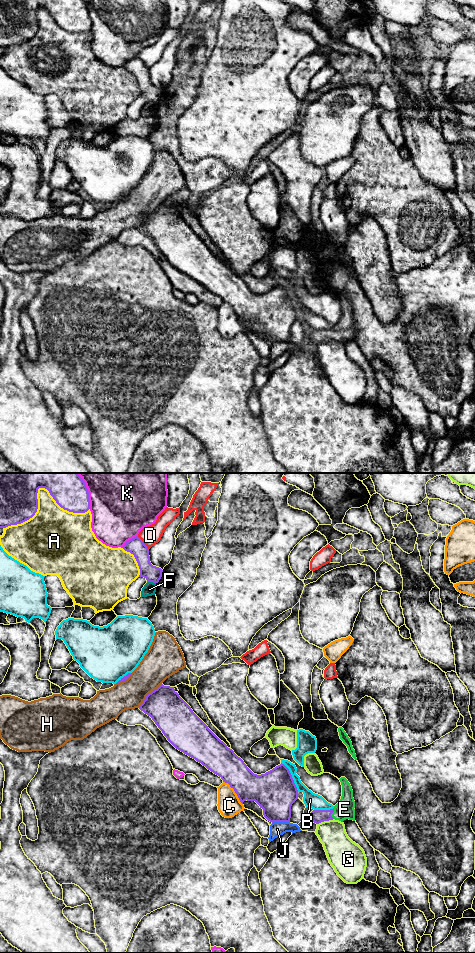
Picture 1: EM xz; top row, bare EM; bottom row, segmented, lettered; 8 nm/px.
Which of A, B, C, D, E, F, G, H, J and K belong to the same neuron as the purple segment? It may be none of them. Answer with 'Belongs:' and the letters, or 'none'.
Belongs: E

